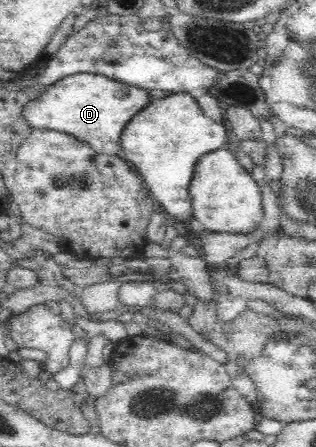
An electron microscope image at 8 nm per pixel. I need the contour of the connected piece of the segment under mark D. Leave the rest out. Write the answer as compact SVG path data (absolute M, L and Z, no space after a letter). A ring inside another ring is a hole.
M83 73L65 77L50 88L49 92L45 93L38 101L34 103L30 101L23 116L30 121L30 125L34 129L54 129L65 132L90 144L96 152L121 155L121 136L124 128L128 126L128 122L131 122L152 104L153 99L150 92L142 88L111 80L101 75Z

